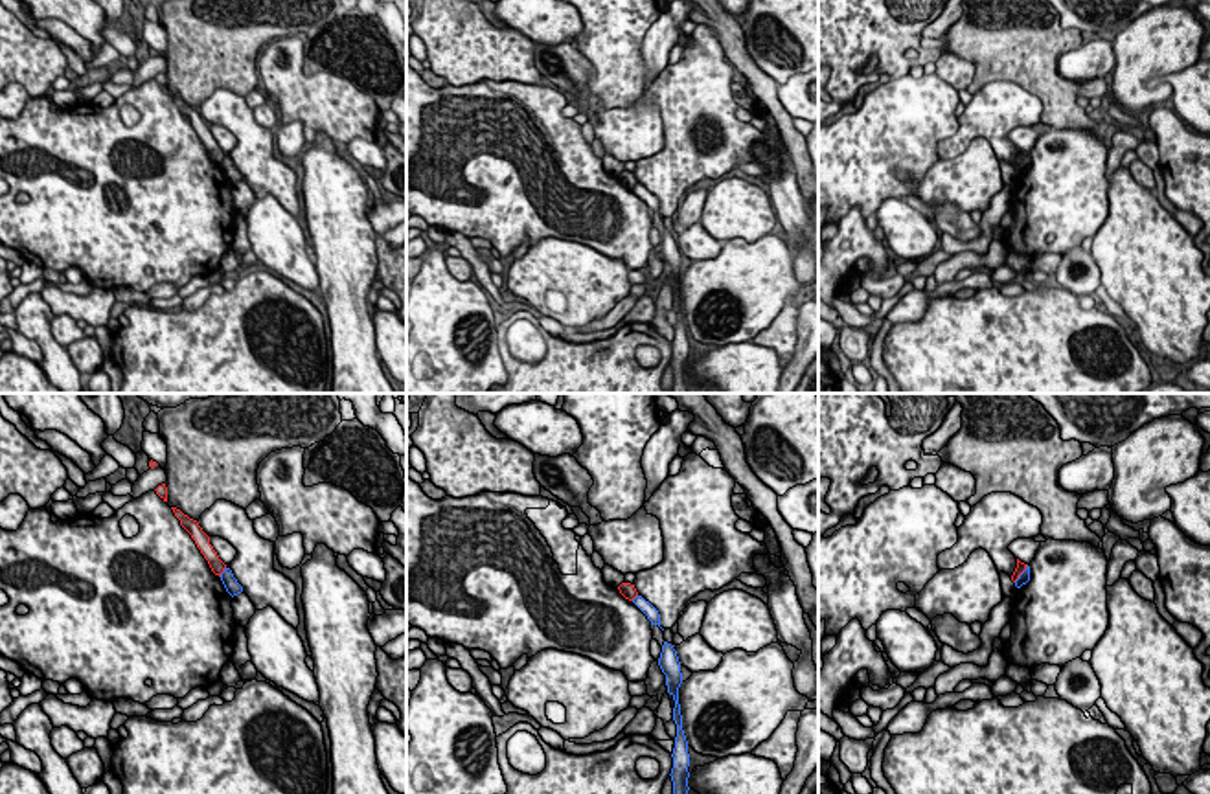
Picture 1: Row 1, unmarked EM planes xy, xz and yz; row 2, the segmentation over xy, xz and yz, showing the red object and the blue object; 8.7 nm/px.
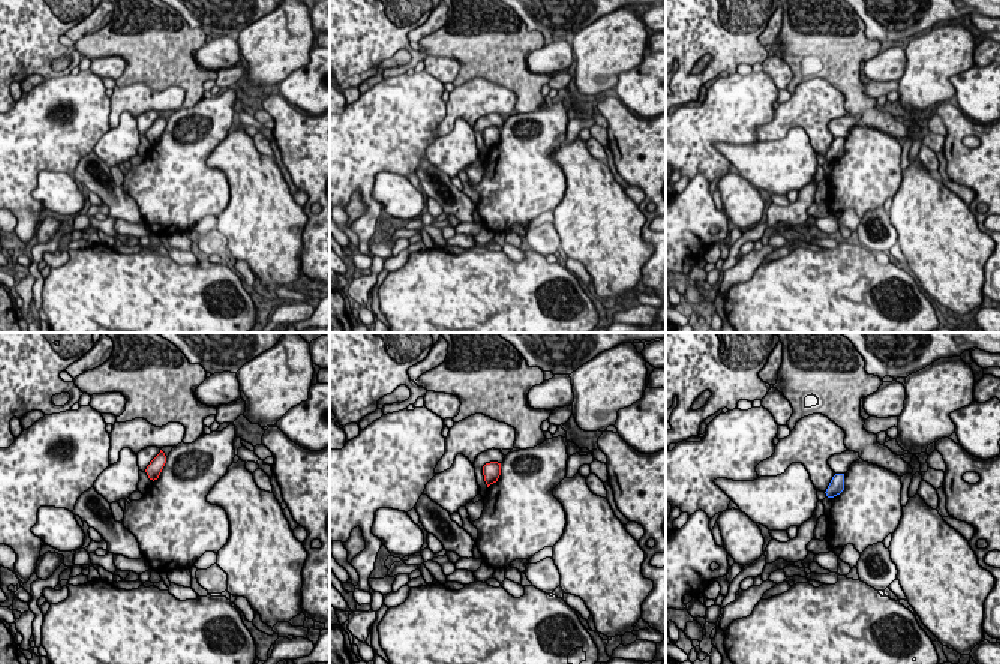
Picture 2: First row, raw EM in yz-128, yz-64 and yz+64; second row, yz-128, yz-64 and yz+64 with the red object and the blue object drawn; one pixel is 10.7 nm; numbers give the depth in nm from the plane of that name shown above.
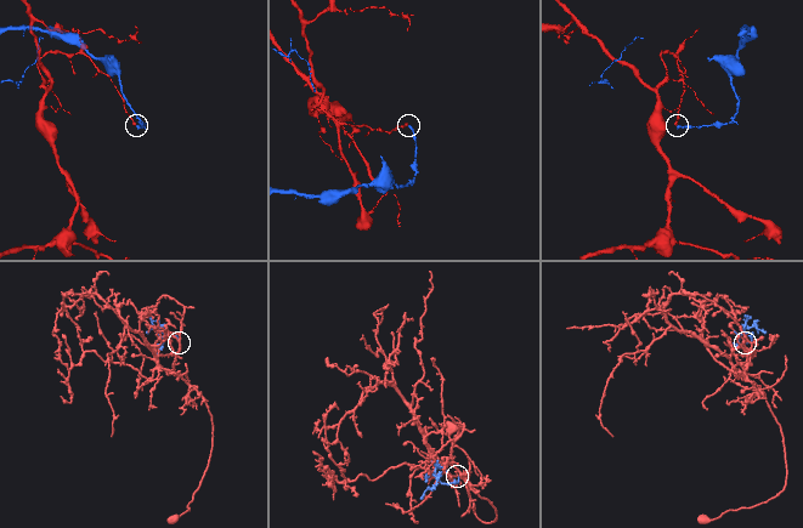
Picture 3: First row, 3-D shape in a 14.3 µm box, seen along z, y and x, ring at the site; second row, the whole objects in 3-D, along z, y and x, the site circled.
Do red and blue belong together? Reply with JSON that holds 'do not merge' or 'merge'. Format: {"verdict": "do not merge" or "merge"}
{"verdict": "do not merge"}

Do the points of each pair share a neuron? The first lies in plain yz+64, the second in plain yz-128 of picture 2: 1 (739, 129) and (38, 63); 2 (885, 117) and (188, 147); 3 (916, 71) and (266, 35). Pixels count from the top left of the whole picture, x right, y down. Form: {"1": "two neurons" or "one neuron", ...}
{"1": "two neurons", "2": "two neurons", "3": "one neuron"}

